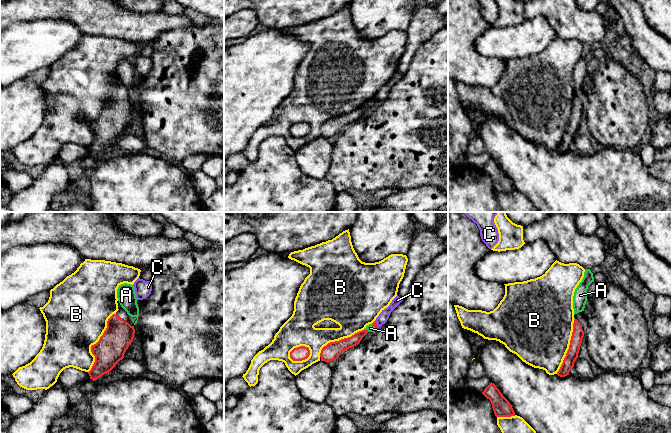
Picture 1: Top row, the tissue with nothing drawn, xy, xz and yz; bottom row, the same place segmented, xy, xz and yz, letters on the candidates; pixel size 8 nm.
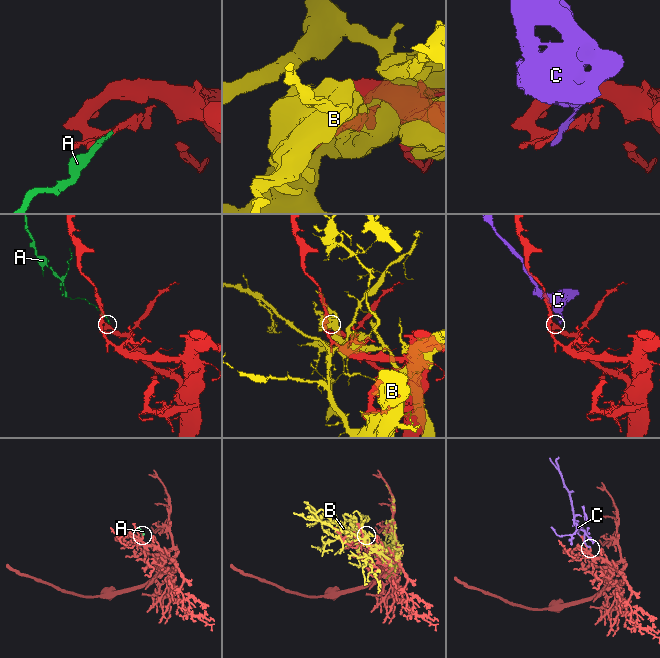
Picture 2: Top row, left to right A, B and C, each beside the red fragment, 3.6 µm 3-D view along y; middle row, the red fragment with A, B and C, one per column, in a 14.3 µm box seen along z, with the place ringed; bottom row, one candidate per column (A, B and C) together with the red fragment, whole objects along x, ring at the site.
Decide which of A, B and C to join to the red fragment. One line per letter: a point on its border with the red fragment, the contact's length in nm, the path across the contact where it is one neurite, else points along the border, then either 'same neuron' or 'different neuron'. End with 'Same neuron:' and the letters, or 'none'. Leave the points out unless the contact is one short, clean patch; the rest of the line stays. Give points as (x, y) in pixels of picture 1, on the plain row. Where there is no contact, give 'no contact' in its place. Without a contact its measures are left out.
A: contact xz (367, 106); length 50 nm; border xz (364, 105), (369, 107); different neuron
B: contact xy (96, 119); length 550 nm; different neuron
C: contact xz (376, 100); length 70 nm; border xz (374, 97), (378, 103); different neuron
Same neuron: none

